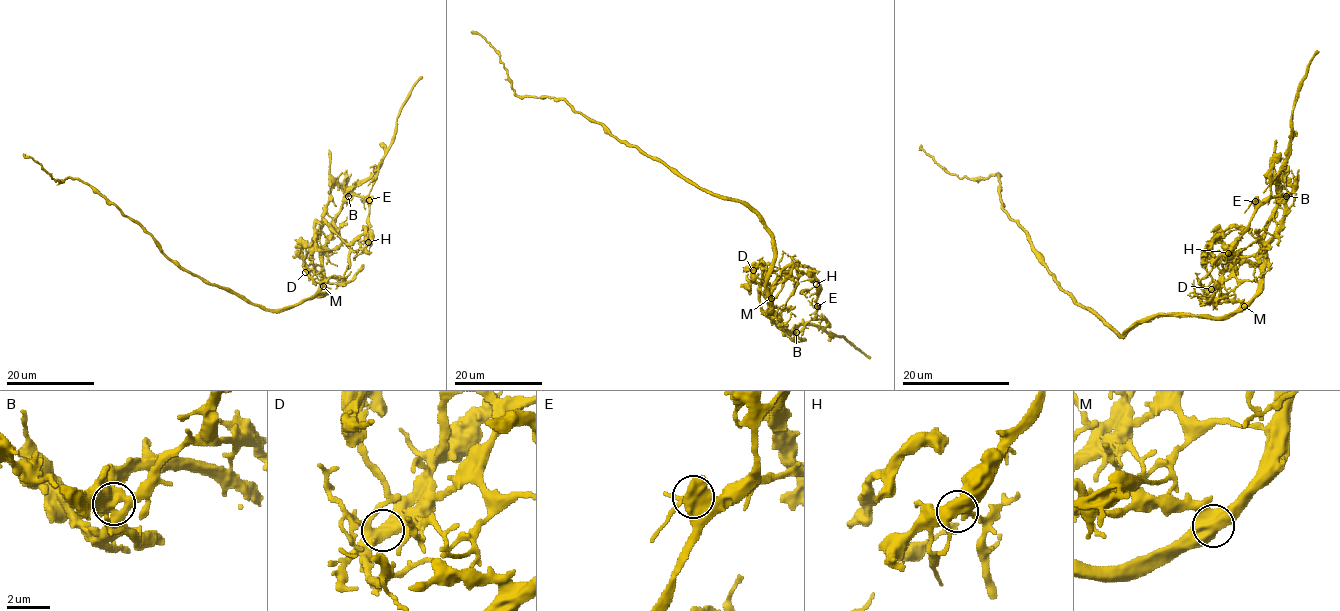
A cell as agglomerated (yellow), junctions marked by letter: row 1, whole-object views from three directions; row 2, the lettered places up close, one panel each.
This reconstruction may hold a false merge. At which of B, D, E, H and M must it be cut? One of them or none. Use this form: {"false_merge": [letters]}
{"false_merge": ["B"]}

